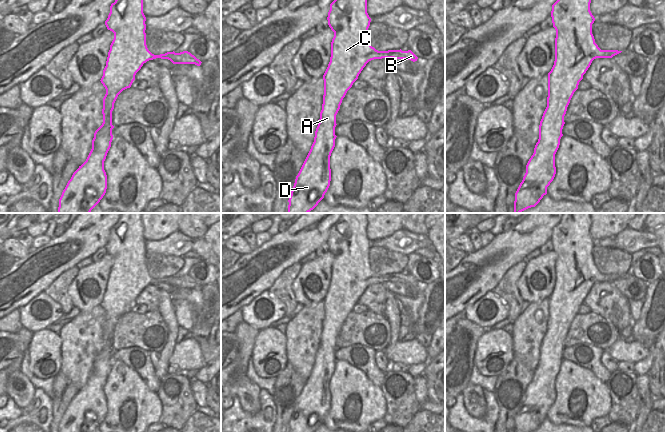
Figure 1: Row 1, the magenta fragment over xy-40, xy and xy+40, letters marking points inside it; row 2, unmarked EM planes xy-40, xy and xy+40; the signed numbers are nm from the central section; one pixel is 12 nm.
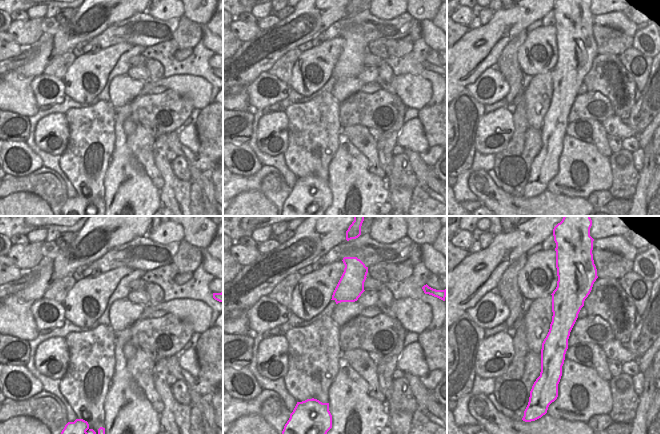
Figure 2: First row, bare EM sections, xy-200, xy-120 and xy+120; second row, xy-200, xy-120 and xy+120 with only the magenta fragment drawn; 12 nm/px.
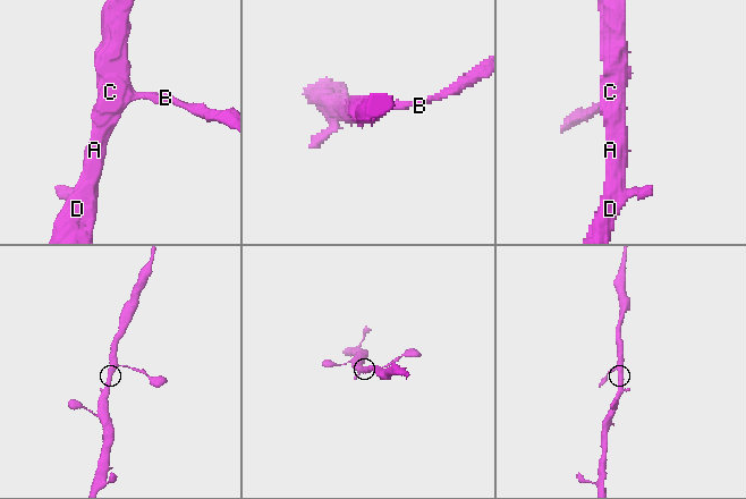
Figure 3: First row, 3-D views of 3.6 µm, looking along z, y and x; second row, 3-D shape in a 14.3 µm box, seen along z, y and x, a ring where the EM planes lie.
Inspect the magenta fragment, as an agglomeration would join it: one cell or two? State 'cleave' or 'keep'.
keep

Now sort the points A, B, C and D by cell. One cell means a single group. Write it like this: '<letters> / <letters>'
A B C D

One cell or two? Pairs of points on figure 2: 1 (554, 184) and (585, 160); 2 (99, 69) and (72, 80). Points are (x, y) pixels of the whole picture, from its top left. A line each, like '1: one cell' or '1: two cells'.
1: one cell
2: one cell

